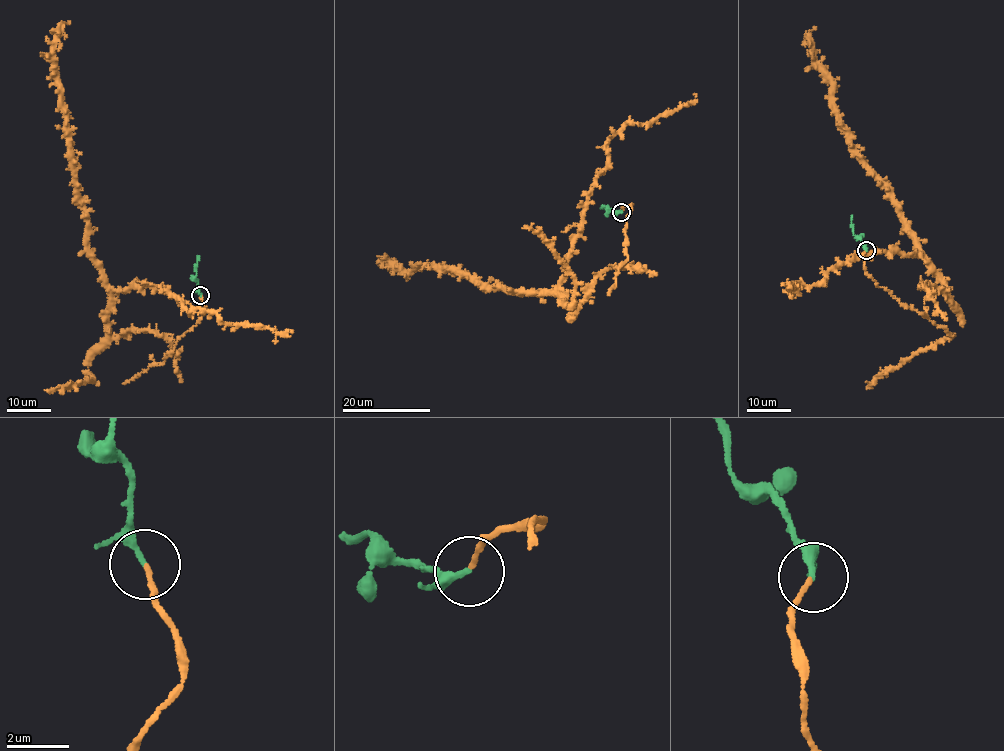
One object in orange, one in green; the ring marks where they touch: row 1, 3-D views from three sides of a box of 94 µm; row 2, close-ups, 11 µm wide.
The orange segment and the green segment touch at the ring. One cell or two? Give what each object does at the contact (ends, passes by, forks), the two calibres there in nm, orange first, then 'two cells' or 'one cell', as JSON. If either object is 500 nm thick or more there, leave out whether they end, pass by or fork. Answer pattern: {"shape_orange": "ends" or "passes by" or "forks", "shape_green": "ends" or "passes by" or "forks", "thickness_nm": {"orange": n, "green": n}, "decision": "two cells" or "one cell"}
{"shape_orange": "ends", "shape_green": "ends", "thickness_nm": {"orange": 140, "green": 220}, "decision": "one cell"}

